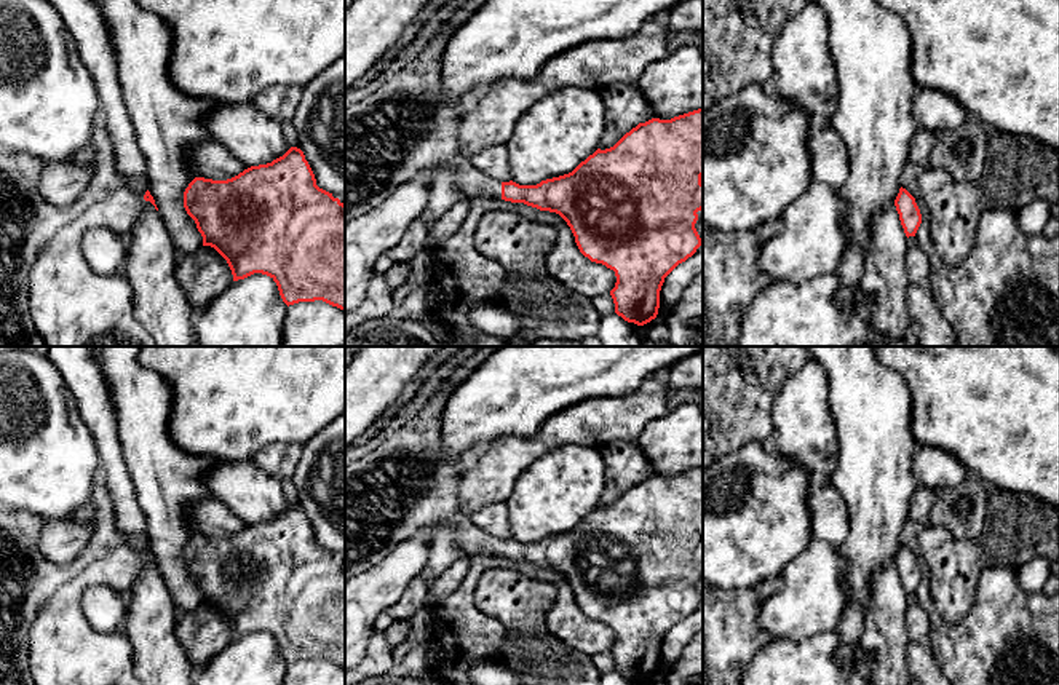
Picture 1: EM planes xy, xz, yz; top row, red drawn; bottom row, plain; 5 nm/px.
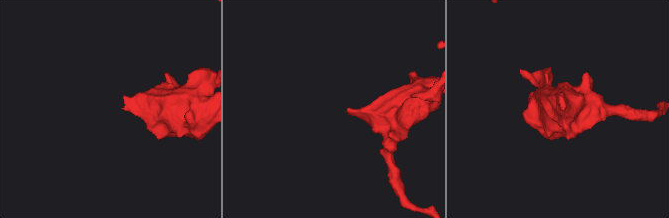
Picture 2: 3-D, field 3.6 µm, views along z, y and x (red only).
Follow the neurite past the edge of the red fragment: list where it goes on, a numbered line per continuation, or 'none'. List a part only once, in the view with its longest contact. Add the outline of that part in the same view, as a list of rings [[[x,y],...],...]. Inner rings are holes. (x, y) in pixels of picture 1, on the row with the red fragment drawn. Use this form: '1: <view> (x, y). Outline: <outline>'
1: xz (471, 182). Outline: [[[457,153],[447,160],[442,169],[450,172],[452,182],[465,198],[502,198],[502,182],[476,169],[470,160]]]

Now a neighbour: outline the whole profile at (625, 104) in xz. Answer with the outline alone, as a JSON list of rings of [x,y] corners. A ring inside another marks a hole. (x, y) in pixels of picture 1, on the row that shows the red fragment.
[[[617,83],[604,88],[601,97],[605,110],[605,128],[599,148],[613,147],[639,123],[655,118],[653,110],[637,85]]]

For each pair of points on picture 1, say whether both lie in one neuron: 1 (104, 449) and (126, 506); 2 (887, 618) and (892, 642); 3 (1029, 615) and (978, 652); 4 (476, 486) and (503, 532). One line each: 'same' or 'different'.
1: same
2: same
3: same
4: different

